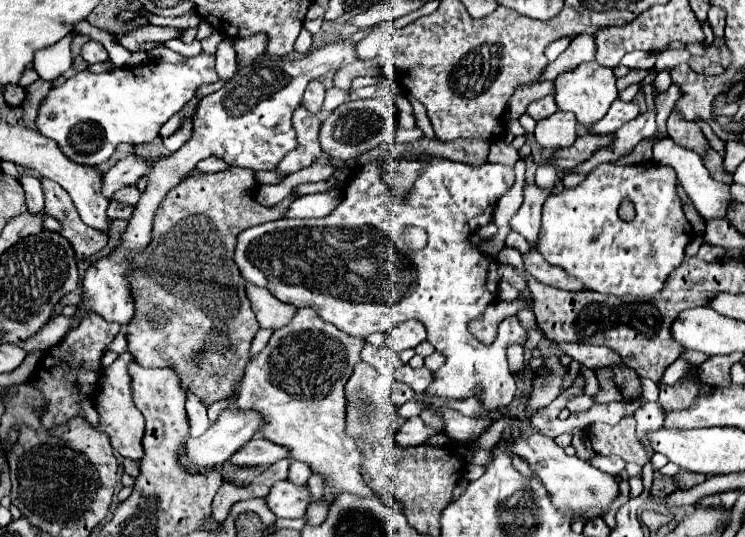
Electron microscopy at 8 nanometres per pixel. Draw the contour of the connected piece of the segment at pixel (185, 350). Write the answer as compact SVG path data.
M229 168L229 170L223 170L223 172L217 172L217 174L193 174L189 178L183 178L179 182L179 186L175 186L169 194L167 194L167 200L163 200L159 212L155 212L155 228L151 232L151 244L145 248L145 252L139 252L135 256L131 256L131 290L135 292L135 316L131 318L131 324L127 324L127 350L135 356L135 362L141 364L141 366L171 366L179 380L181 380L181 386L183 388L189 388L191 392L195 392L197 396L201 396L201 400L211 406L213 402L217 400L223 400L227 396L231 396L233 388L239 386L241 378L243 378L243 372L245 372L245 366L249 362L249 346L251 346L251 340L255 336L255 332L259 330L259 322L255 320L255 314L251 310L251 304L249 304L249 298L247 298L247 292L245 292L245 280L241 276L239 280L239 268L233 260L233 250L235 250L235 242L237 242L237 234L243 232L245 228L251 228L251 226L257 226L257 224L265 224L269 220L279 220L285 216L289 204L295 200L295 198L283 198L279 204L275 204L273 208L265 208L261 204L255 202L255 198L251 198L251 188L255 186L255 176L253 176L253 170L249 168Z

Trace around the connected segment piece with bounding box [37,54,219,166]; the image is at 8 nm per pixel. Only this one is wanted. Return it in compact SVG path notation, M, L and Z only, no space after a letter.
M209 54L187 58L183 64L153 60L139 68L113 68L103 74L83 70L49 92L41 106L37 128L43 136L55 140L75 164L101 166L121 142L135 146L153 142L159 128L195 96L199 86L217 80L215 56Z

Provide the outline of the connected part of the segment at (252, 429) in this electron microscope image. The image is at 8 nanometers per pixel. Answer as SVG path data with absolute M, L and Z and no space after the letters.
M223 410L217 418L217 422L199 438L191 438L187 442L187 458L199 466L199 468L215 468L221 466L223 462L227 462L243 444L247 444L263 426L263 418L259 416L259 412L247 412L247 410Z

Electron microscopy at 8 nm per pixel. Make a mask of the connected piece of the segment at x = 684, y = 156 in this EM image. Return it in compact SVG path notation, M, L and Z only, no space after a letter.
M663 140L663 142L657 142L655 144L653 154L655 154L655 162L657 164L667 164L667 166L673 166L675 168L679 182L683 184L685 192L689 194L691 202L695 204L695 208L699 210L699 214L703 216L703 220L725 218L725 208L729 204L729 186L723 184L723 182L715 182L711 178L711 174L705 168L705 164L701 160L697 160L697 152L687 150L687 148L681 148L673 140Z

